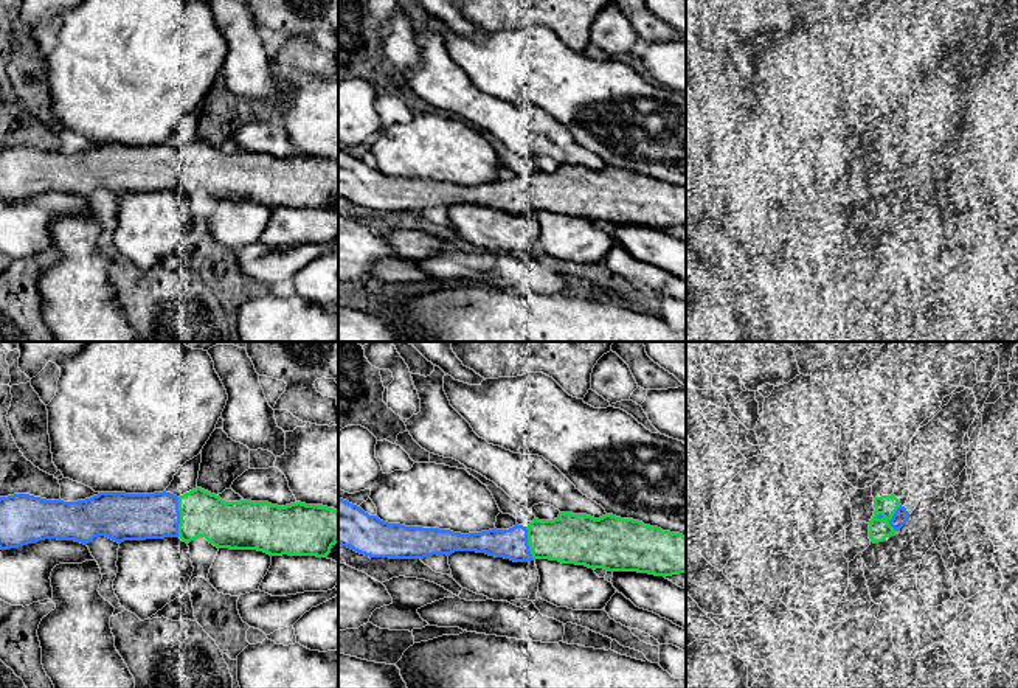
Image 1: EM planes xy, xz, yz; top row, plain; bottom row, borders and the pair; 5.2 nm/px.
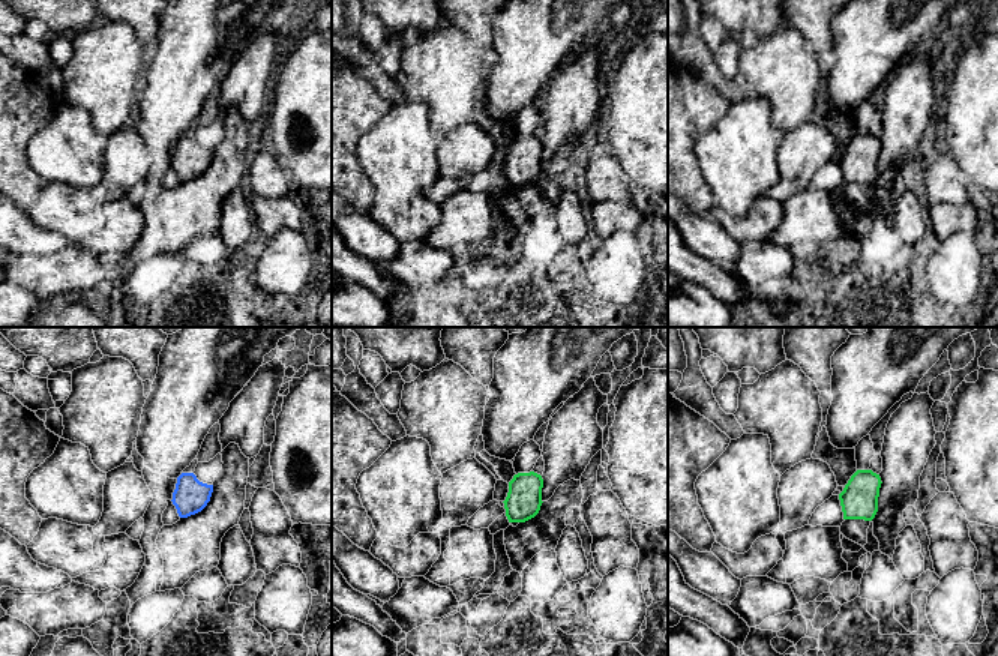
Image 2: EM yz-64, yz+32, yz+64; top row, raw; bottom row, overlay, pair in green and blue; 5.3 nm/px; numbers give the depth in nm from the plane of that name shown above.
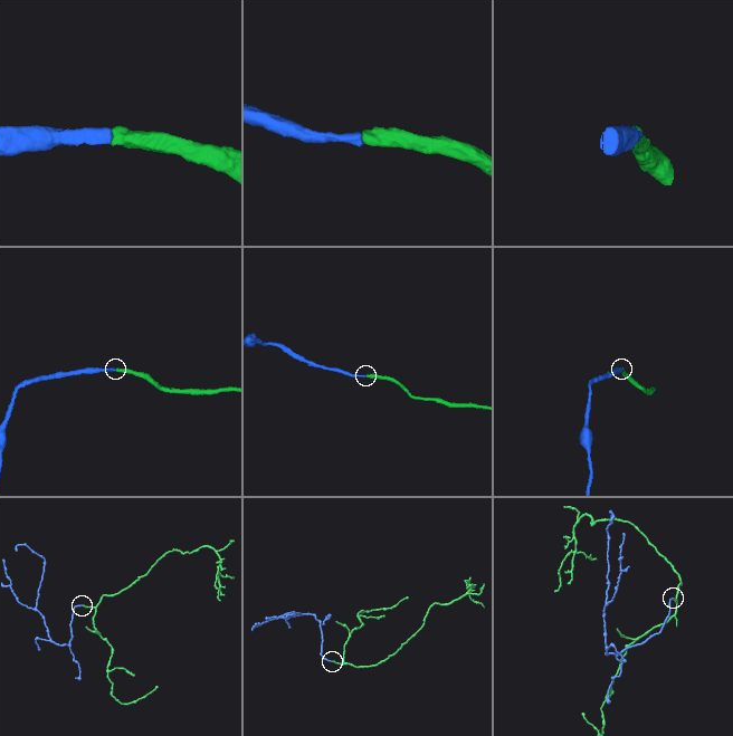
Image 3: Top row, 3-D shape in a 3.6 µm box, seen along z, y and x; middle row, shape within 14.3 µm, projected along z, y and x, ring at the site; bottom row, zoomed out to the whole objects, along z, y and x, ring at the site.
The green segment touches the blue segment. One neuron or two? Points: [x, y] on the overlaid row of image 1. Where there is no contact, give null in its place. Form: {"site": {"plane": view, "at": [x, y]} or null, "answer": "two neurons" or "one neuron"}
{"site": {"plane": "xy", "at": [180, 517]}, "answer": "one neuron"}

